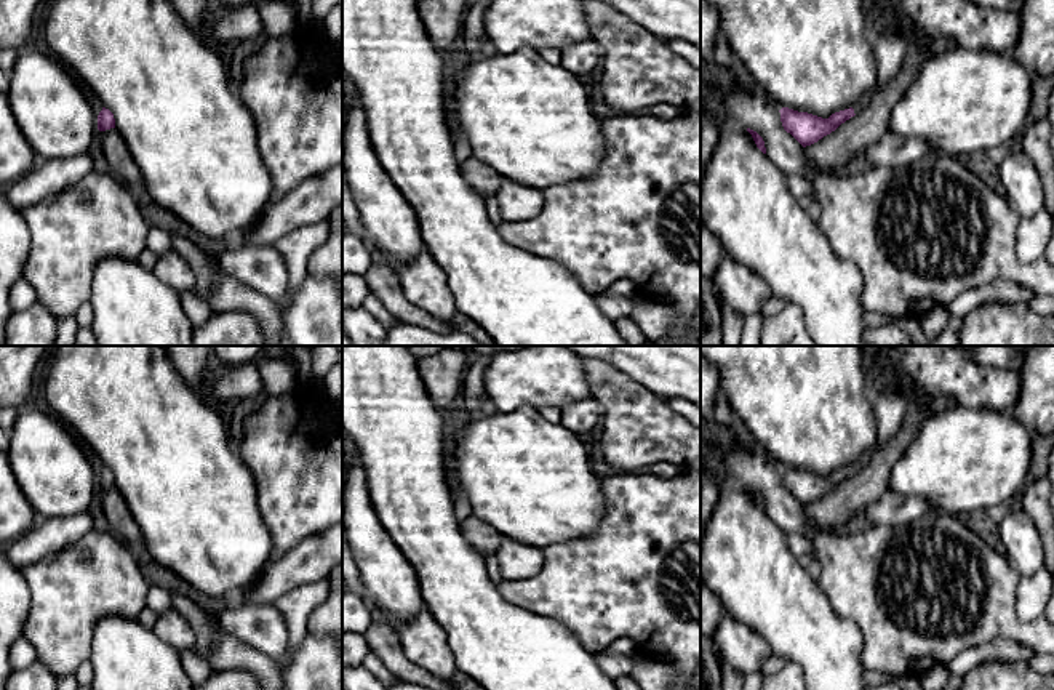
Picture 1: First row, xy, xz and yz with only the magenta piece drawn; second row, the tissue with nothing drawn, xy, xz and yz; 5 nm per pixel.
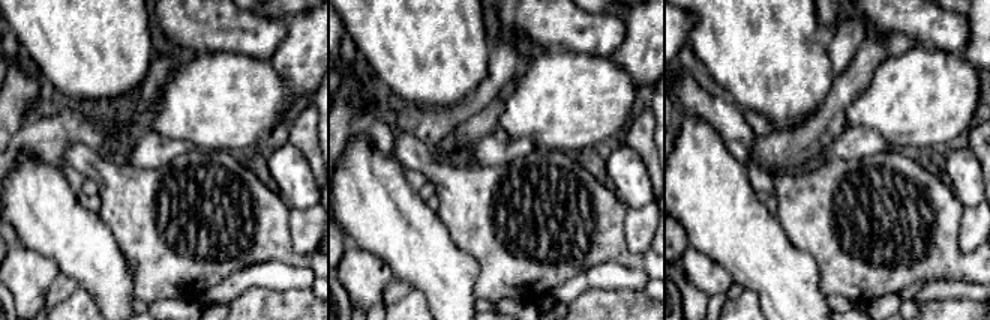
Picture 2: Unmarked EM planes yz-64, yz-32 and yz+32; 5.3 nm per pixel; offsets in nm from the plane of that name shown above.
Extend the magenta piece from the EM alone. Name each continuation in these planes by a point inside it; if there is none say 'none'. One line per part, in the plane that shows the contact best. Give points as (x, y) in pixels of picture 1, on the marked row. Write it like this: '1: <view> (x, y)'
1: yz (890, 48)

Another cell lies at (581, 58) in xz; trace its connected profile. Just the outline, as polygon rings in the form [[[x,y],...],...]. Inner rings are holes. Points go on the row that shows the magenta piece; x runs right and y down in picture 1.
[[[593,38],[561,48],[560,66],[574,75],[587,75],[601,64],[603,50]]]

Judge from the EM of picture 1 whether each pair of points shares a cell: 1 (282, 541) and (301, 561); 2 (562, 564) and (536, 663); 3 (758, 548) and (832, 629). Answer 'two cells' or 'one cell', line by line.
1: two cells
2: two cells
3: one cell

